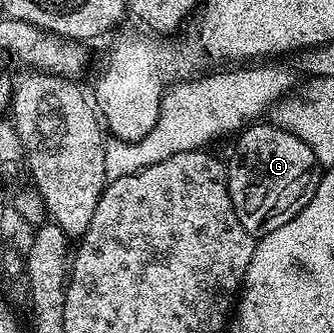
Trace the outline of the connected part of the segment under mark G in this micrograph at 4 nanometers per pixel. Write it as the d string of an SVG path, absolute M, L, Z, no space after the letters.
M274 122L264 123L247 125L235 137L236 149L226 160L228 189L238 222L257 238L286 226L310 202L318 183L318 163L310 146Z

